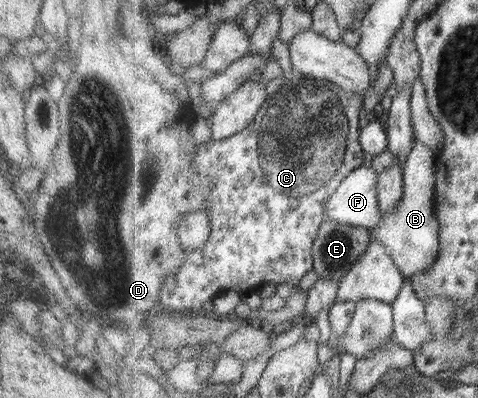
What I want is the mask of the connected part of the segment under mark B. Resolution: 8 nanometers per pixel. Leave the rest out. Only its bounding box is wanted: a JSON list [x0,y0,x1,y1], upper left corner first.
[370,138,441,277]

